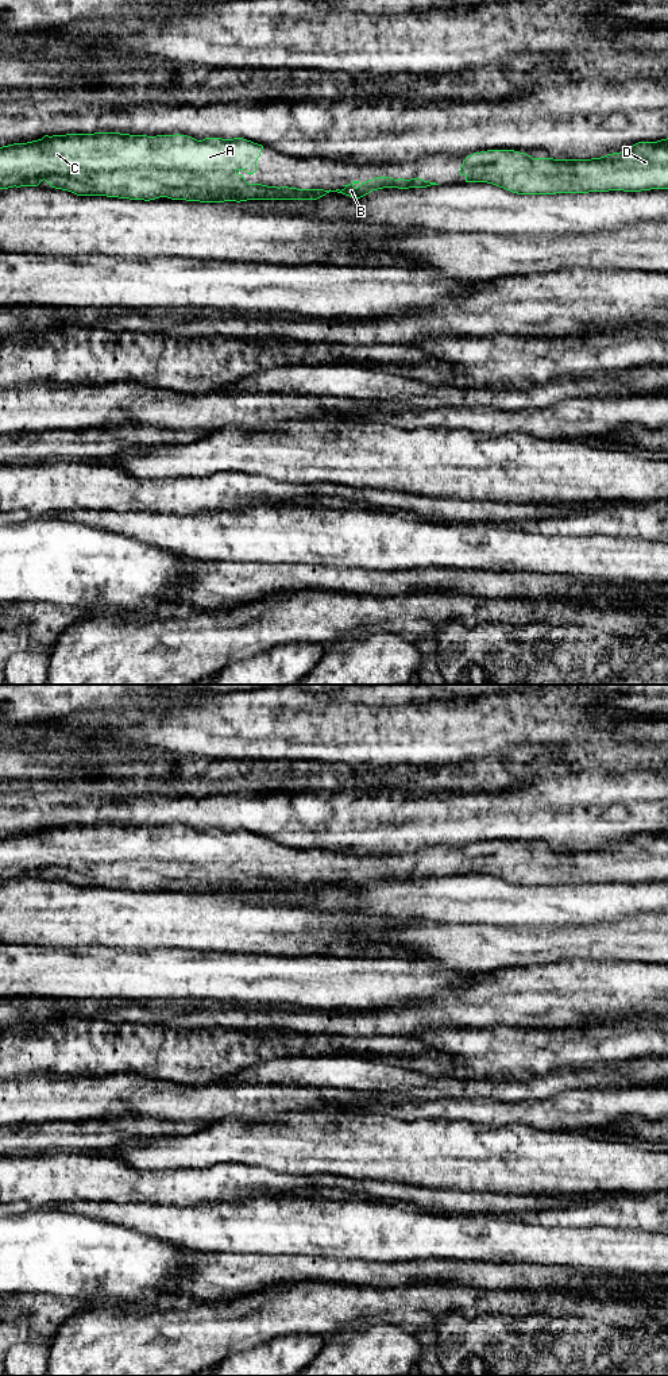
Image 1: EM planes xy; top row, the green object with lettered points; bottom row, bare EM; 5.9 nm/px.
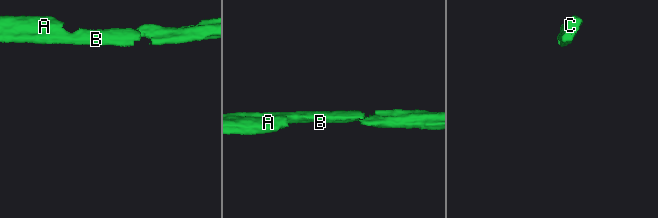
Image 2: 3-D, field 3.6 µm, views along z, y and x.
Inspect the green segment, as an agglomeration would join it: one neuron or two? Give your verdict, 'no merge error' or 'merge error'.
no merge error

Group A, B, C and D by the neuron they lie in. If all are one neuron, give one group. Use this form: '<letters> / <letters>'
A B C D

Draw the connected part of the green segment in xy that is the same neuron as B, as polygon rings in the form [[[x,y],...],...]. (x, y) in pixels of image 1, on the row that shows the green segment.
[[[120,132],[45,135],[42,139],[0,147],[0,189],[38,186],[43,180],[55,189],[77,196],[107,196],[130,200],[155,200],[167,197],[200,203],[247,200],[317,200],[329,192],[360,199],[383,188],[426,188],[439,185],[421,178],[375,177],[366,182],[352,181],[336,190],[297,189],[248,184],[239,170],[256,171],[256,161],[263,146],[243,138],[205,138],[197,140],[188,135],[130,135]]]

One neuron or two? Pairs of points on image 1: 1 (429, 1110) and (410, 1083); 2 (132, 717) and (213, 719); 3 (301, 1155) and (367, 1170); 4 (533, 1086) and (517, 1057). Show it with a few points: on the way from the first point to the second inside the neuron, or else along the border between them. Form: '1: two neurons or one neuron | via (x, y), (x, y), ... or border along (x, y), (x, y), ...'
1: two neurons | border along (390, 1091), (427, 1099), (454, 1098)
2: one neuron | via (153, 721), (193, 721)
3: one neuron | via (317, 1155), (351, 1155)
4: two neurons | border along (567, 1067), (536, 1075)

